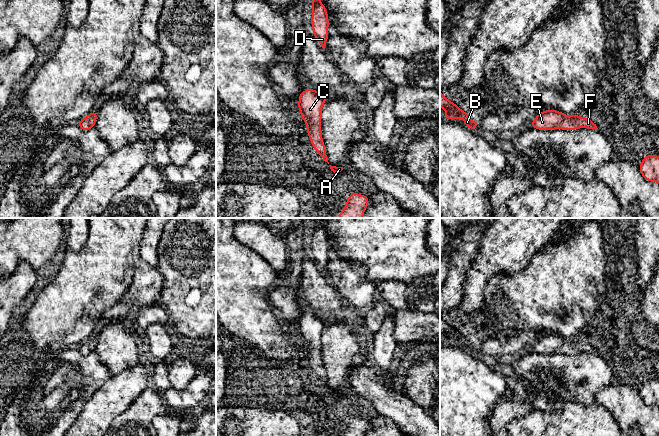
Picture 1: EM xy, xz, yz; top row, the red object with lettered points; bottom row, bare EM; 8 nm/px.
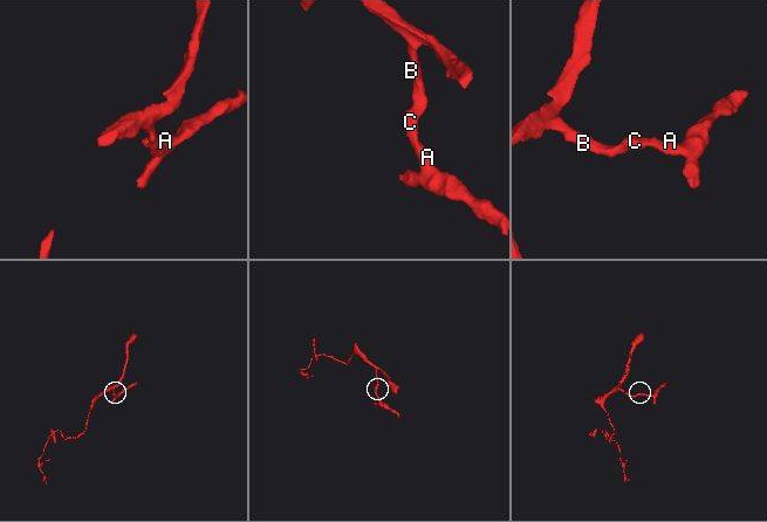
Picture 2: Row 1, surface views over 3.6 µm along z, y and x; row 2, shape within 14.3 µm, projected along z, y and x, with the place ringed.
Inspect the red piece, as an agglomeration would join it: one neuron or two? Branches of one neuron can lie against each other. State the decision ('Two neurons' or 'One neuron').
One neuron

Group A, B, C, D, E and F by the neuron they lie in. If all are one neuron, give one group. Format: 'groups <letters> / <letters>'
groups A B C D E F

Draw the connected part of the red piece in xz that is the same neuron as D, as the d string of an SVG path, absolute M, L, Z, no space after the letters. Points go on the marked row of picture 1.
M320 0L311 1L312 17L310 22L313 29L313 36L317 39L322 48L325 49L329 36L328 27L330 25L328 12Z

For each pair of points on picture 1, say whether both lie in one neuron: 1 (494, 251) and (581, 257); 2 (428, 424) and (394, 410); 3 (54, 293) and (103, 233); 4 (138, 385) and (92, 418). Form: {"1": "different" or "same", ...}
{"1": "different", "2": "same", "3": "same", "4": "same"}

